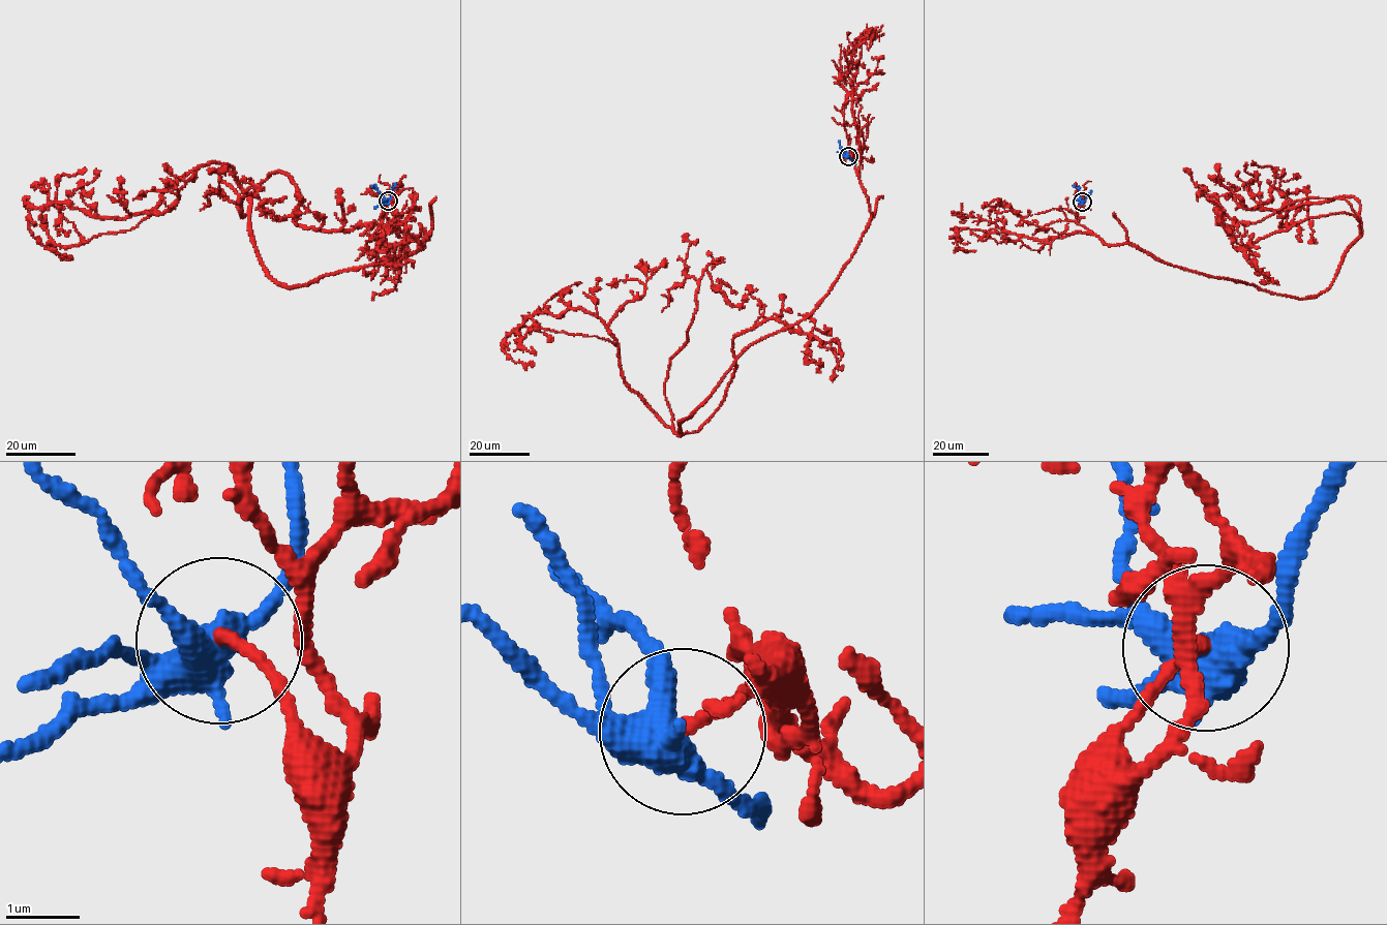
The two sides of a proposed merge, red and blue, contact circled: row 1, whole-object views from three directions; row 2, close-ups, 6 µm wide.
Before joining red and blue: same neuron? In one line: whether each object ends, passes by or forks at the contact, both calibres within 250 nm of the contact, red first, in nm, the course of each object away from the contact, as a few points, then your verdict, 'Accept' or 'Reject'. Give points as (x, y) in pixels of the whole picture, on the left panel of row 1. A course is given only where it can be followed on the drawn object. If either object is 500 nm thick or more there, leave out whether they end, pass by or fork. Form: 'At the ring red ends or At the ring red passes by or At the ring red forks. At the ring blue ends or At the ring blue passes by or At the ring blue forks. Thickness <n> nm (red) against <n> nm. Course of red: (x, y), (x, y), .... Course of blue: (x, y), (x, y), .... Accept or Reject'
At the ring red ends. At the ring blue forks. Thickness 150 nm (red) against 420 nm. Course of red: (388, 201), (421, 246), (291, 287), (215, 162), (125, 218), (27, 205), (72, 258). Course of blue: (388, 201), (371, 185). Reject

